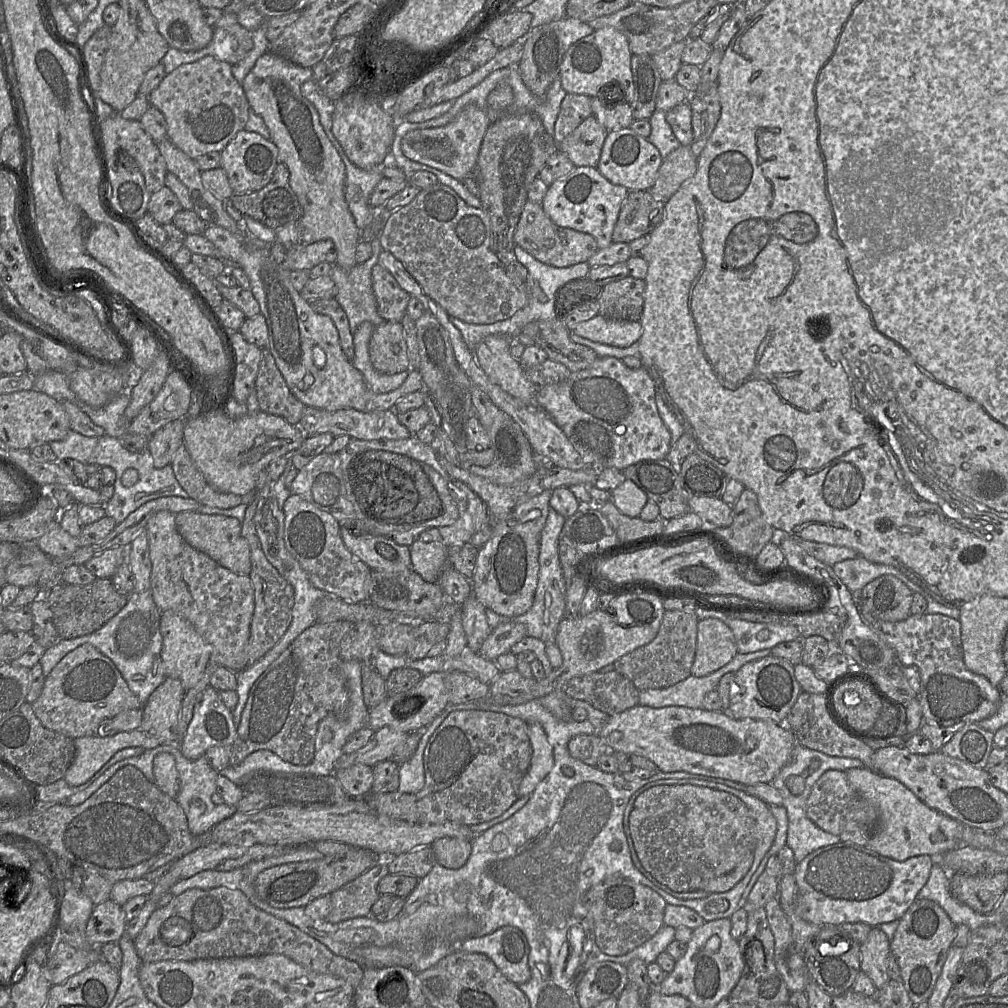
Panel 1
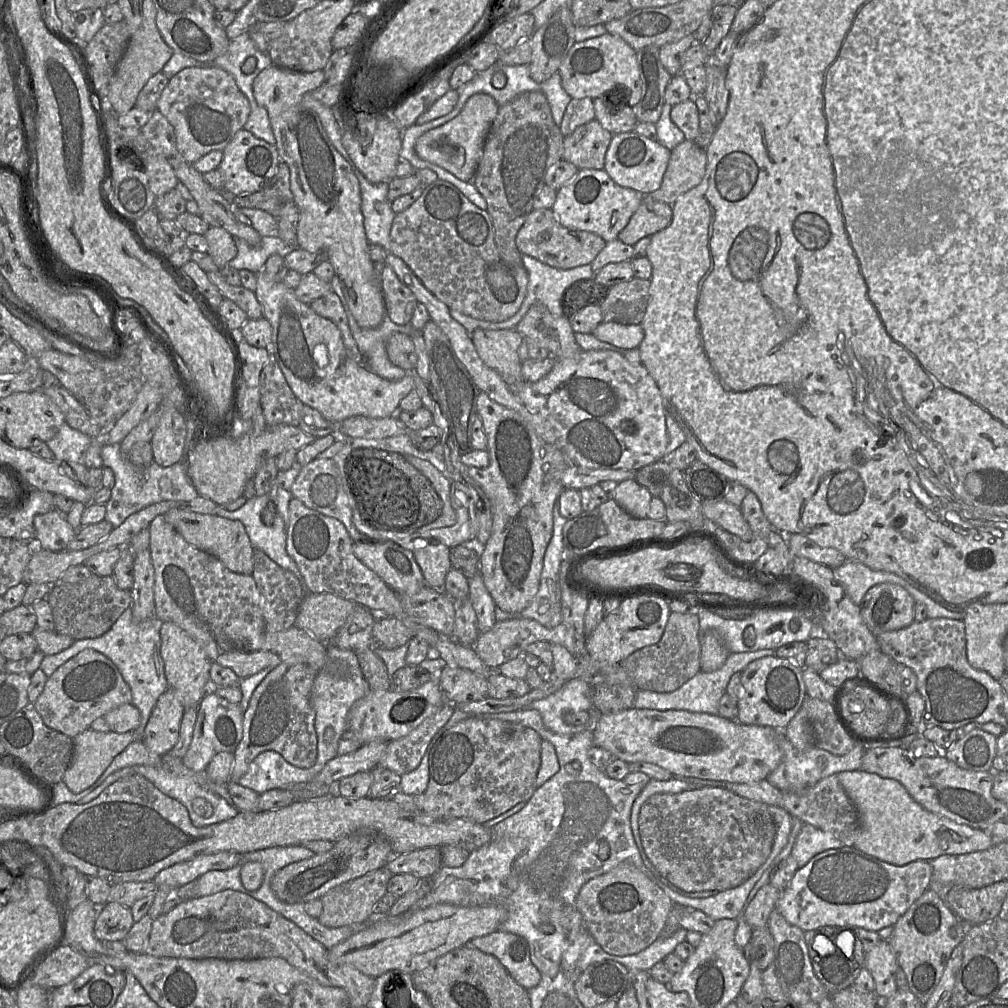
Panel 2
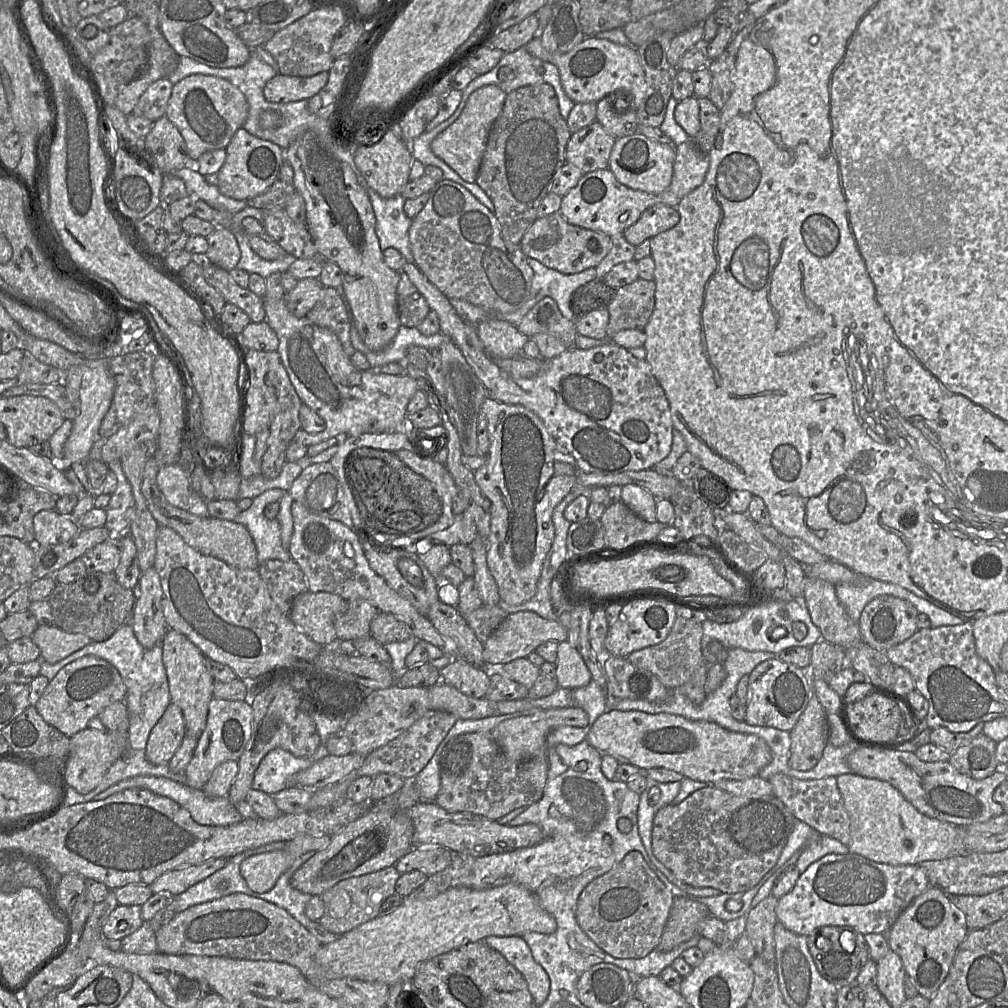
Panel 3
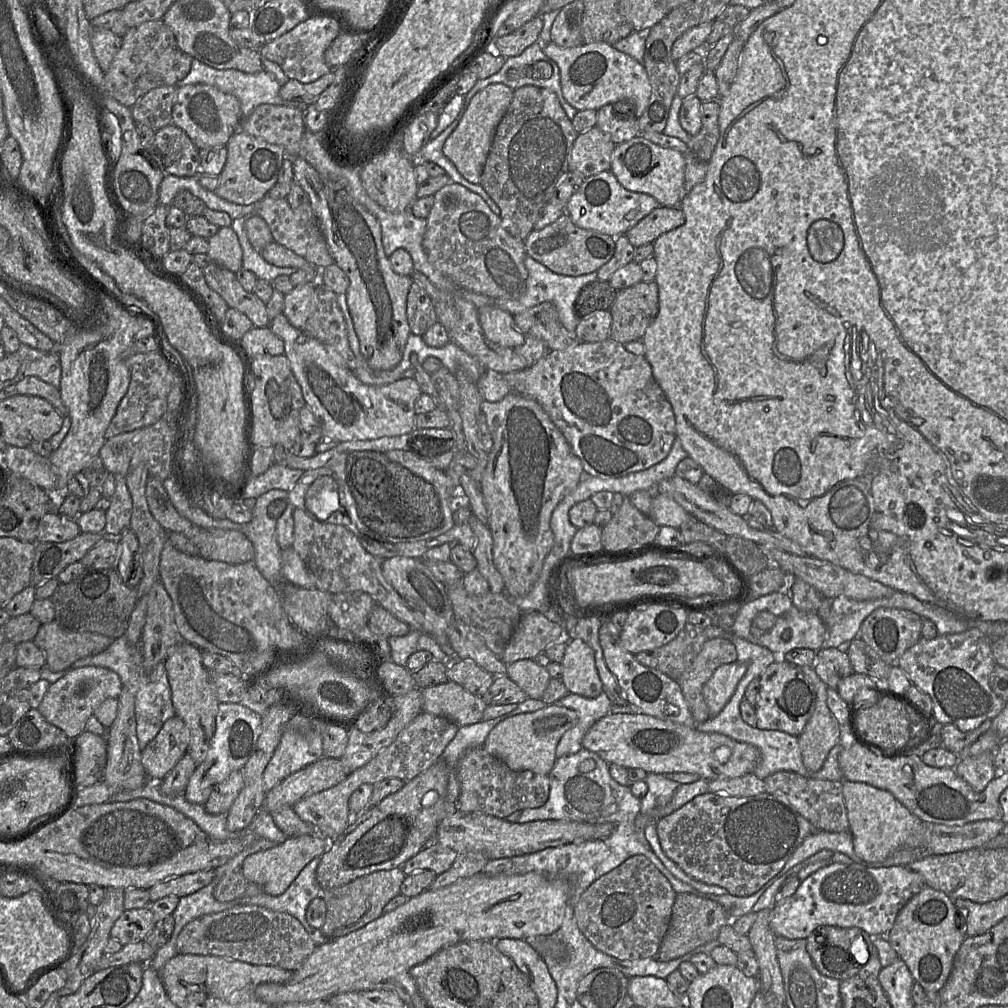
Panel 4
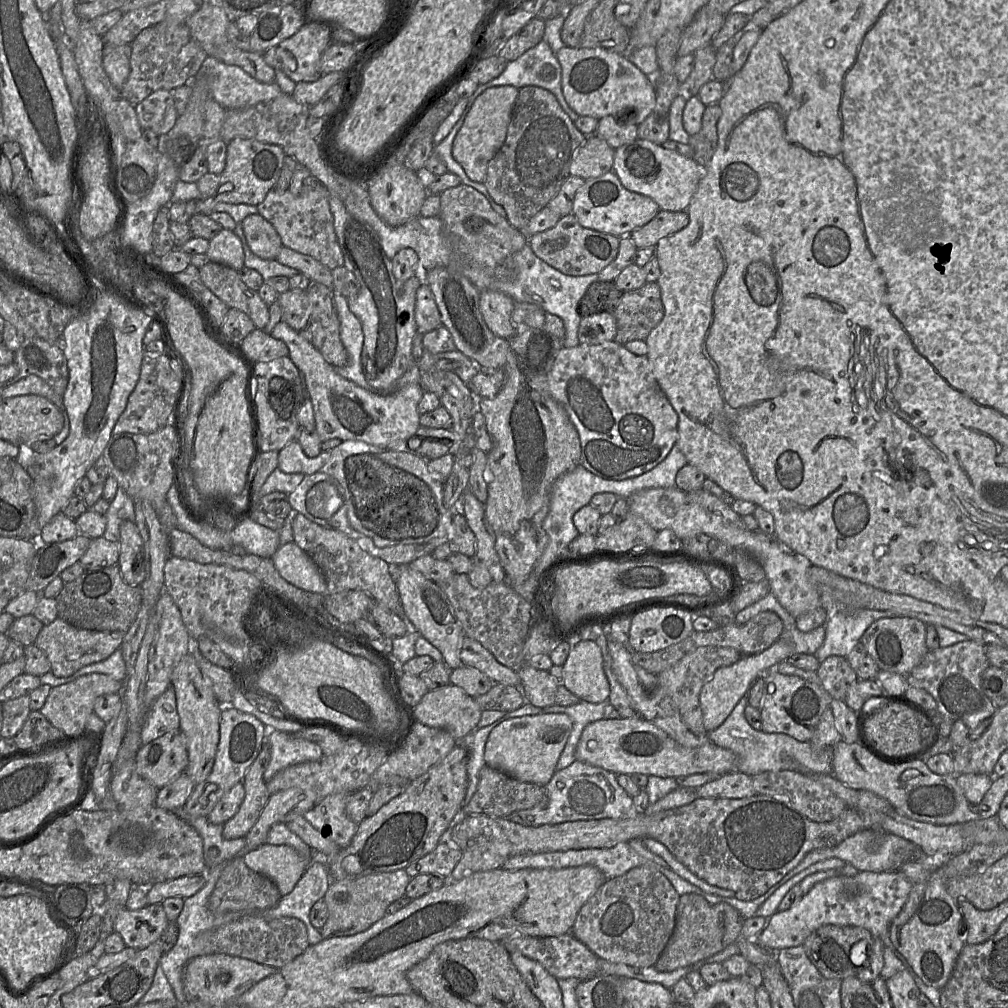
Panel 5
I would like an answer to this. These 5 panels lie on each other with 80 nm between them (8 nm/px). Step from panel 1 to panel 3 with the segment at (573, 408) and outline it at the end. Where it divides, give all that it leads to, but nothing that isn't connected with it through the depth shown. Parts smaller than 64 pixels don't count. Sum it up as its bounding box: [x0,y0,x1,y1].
[488,342,673,475]

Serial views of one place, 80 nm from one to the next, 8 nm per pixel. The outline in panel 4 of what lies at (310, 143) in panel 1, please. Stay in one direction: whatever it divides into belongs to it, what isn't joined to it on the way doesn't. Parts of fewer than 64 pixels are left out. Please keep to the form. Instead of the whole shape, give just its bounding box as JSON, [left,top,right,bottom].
[280,71,413,370]

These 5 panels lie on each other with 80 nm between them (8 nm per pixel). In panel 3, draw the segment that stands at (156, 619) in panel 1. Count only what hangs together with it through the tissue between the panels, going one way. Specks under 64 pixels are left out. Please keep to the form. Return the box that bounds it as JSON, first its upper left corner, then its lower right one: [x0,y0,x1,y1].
[40,618,171,751]

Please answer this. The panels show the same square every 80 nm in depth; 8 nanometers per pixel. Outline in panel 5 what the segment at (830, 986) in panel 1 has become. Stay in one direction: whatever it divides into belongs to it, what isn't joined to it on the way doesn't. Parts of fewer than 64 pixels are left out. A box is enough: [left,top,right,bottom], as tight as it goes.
[802,924,873,980]

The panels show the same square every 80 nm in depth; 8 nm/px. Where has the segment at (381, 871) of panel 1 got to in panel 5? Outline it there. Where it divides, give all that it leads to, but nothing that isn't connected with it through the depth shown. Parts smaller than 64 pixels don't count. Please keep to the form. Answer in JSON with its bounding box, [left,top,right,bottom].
[320,869,410,939]

